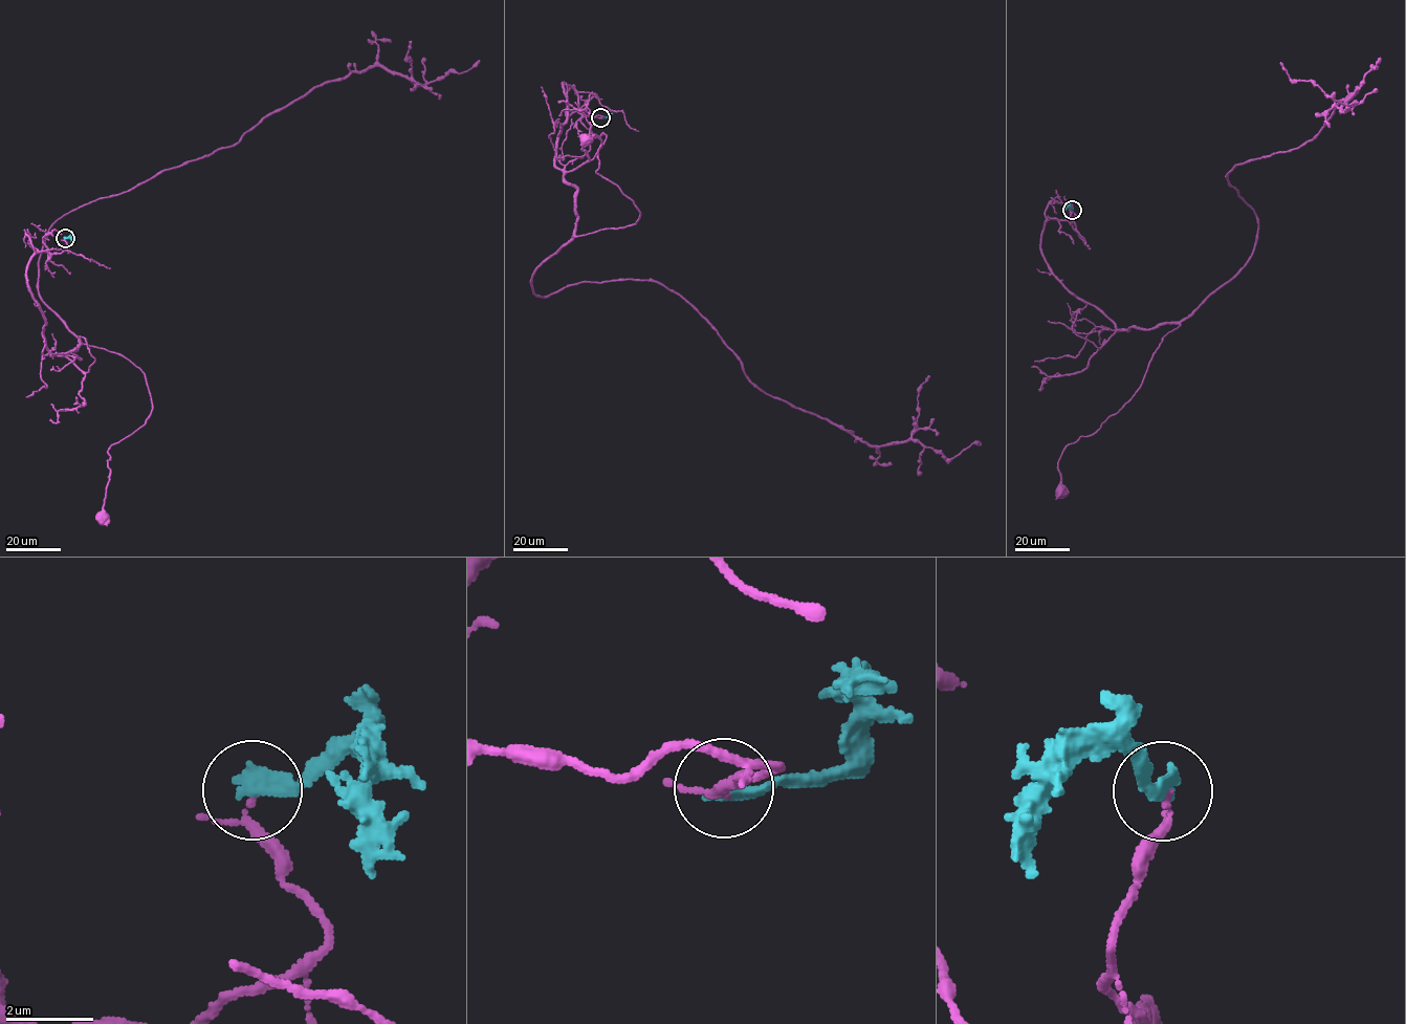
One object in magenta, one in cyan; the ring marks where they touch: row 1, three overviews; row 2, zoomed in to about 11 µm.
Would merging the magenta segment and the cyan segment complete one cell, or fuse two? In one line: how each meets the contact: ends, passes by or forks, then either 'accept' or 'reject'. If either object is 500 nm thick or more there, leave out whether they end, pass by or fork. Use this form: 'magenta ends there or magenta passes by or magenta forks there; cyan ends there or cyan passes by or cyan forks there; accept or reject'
magenta passes by; cyan ends there; reject

